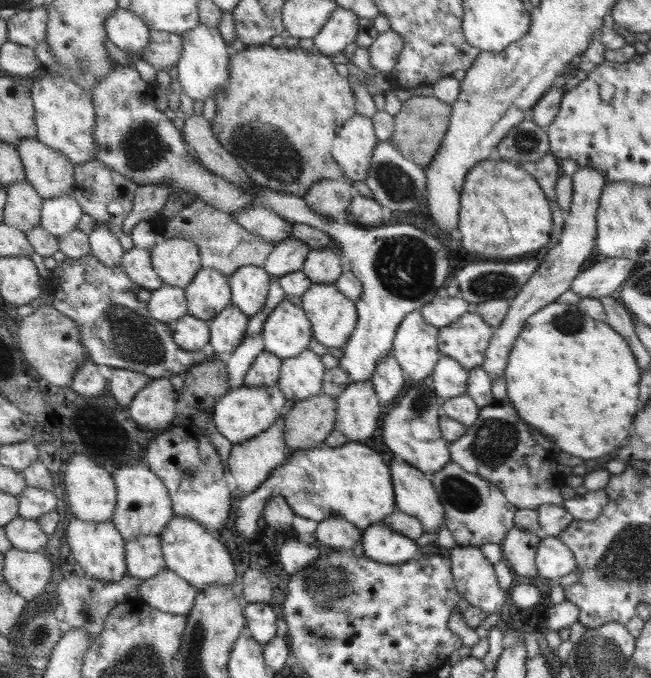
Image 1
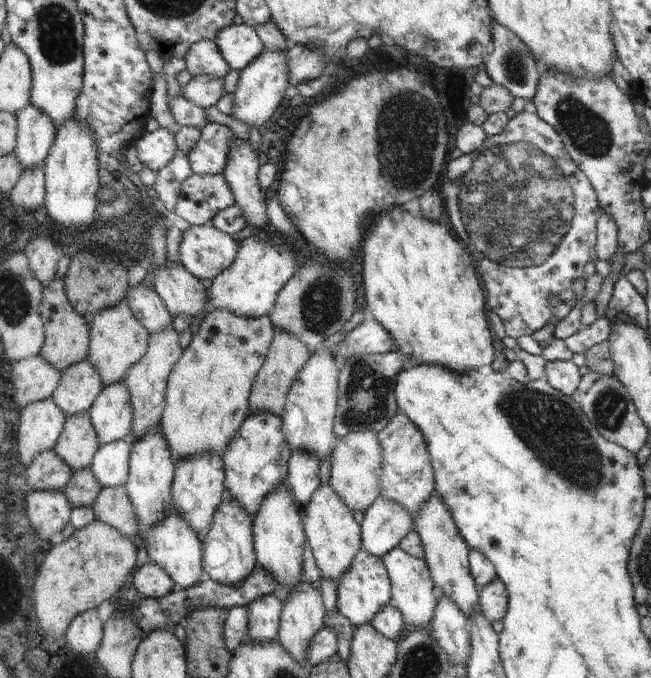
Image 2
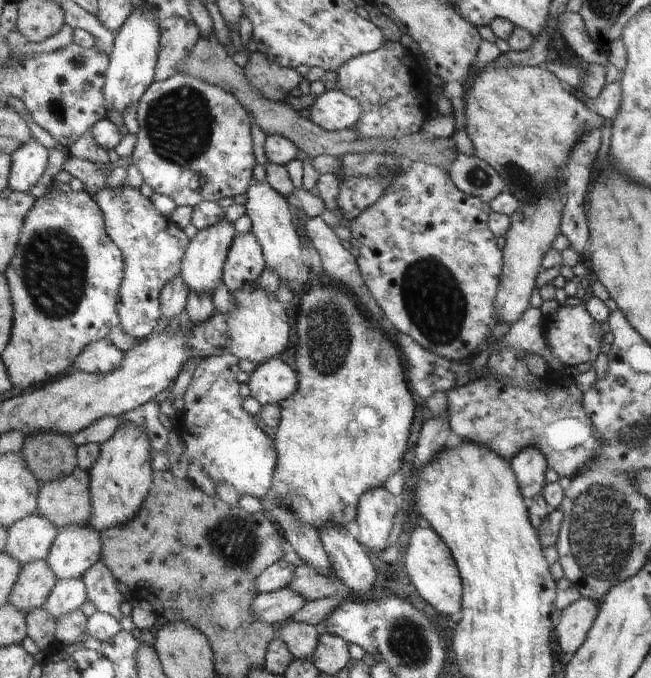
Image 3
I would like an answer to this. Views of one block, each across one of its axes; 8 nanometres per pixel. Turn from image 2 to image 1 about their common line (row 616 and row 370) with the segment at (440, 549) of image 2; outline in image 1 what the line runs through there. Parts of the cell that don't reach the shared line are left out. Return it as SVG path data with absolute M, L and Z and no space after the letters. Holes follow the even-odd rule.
M472 309L456 323L440 329L439 352L457 360L469 373L473 368L484 366L487 349L489 349L491 339L494 338L494 331L495 329L477 311Z

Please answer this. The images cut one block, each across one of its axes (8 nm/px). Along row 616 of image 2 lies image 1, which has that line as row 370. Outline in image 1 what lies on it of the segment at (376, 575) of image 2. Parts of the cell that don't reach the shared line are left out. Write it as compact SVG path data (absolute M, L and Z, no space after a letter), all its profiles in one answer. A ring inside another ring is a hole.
M260 185L251 195L254 197L256 206L272 210L289 223L309 225L326 232L333 237L334 248L338 248L341 254L349 260L350 270L363 283L363 296L356 302L358 304L357 328L353 331L349 344L344 348L339 365L349 374L351 383L371 381L379 364L393 354L396 332L403 325L406 316L411 312L421 311L426 304L429 304L435 298L439 287L443 286L445 280L449 278L449 252L447 252L445 244L413 224L392 221L379 227L371 227L357 222L338 221L315 212L315 209L306 203L304 197L277 192L275 189L263 185Z

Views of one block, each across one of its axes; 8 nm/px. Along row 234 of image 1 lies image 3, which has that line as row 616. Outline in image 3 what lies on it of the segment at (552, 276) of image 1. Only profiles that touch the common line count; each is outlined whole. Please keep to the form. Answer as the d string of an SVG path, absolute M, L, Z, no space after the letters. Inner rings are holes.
M585 597L577 599L561 611L559 623L555 626L556 644L561 654L571 656L581 646L597 611L595 604Z

